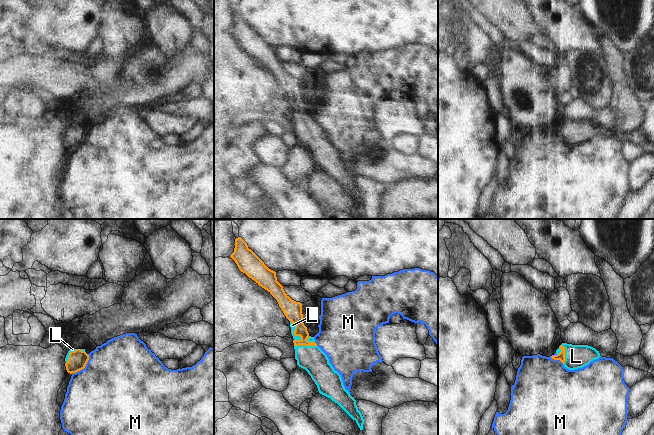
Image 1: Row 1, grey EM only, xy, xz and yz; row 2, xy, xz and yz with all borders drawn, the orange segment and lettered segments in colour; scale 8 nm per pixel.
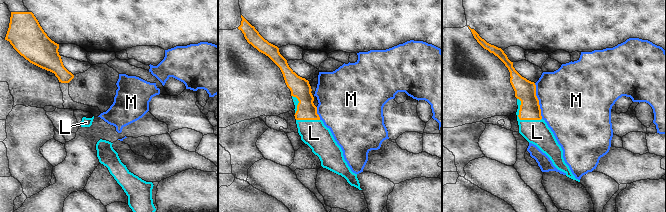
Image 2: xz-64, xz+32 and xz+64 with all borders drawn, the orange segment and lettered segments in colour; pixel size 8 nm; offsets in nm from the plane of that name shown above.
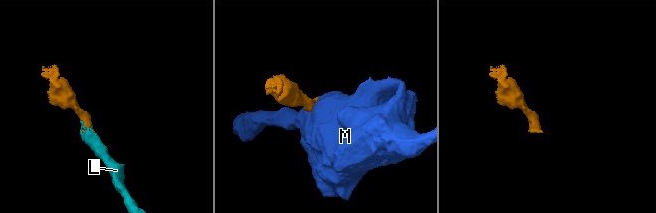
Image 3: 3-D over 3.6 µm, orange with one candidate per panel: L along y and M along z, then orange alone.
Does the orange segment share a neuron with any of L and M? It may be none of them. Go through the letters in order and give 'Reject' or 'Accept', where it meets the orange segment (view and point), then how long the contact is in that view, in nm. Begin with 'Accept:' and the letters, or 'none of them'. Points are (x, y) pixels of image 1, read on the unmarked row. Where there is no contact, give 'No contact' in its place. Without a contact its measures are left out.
Accept: L
L: Accept. Touches orange at xz (293, 108). Shared border 180 nm
M: Reject. Touches orange at xy (84, 143). Shared border 220 nm.

